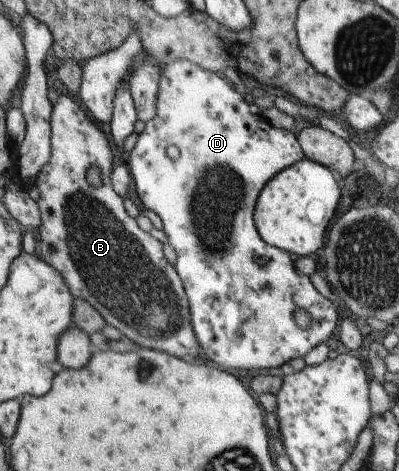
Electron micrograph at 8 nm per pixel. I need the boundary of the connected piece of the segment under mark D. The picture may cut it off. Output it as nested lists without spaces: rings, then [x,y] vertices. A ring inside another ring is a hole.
[[[179,59],[179,61],[170,61],[162,66],[162,74],[159,86],[159,103],[157,103],[157,115],[151,121],[146,122],[145,129],[139,135],[139,139],[131,151],[128,164],[138,197],[145,209],[155,212],[162,220],[162,230],[168,236],[170,245],[174,248],[177,255],[176,268],[181,276],[184,285],[188,289],[189,305],[192,307],[193,329],[196,330],[197,338],[201,341],[201,349],[211,361],[221,365],[223,369],[271,369],[273,367],[282,367],[283,364],[305,357],[313,347],[326,343],[327,339],[337,331],[337,319],[339,311],[335,303],[326,299],[313,287],[308,275],[295,269],[295,261],[291,257],[292,253],[273,247],[261,237],[260,230],[255,225],[255,203],[260,199],[261,192],[265,186],[278,174],[284,172],[287,168],[299,163],[306,158],[304,149],[301,147],[300,138],[295,132],[278,128],[272,125],[270,120],[262,113],[259,113],[248,96],[241,95],[229,79],[221,73],[205,69],[199,64]],[[169,145],[177,145],[181,152],[178,160],[171,159],[167,153]],[[297,311],[305,311],[309,315],[309,326],[301,327],[297,323]]]

